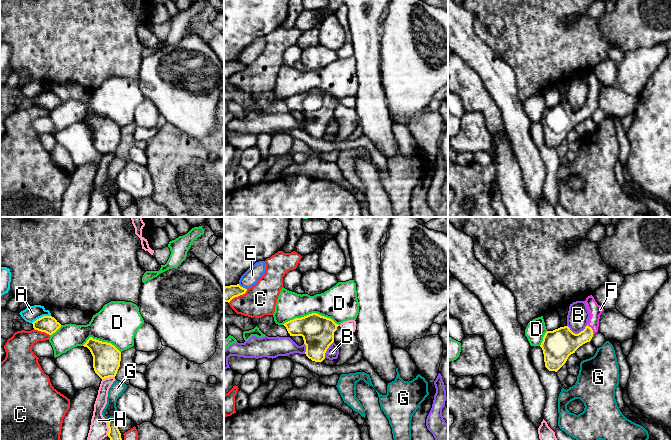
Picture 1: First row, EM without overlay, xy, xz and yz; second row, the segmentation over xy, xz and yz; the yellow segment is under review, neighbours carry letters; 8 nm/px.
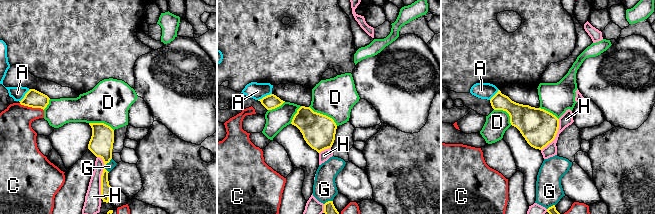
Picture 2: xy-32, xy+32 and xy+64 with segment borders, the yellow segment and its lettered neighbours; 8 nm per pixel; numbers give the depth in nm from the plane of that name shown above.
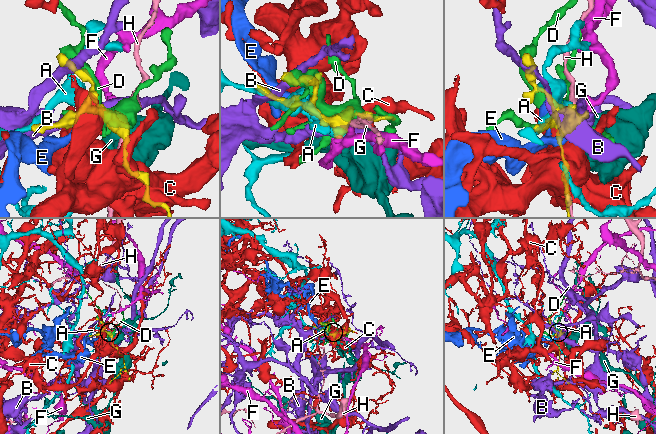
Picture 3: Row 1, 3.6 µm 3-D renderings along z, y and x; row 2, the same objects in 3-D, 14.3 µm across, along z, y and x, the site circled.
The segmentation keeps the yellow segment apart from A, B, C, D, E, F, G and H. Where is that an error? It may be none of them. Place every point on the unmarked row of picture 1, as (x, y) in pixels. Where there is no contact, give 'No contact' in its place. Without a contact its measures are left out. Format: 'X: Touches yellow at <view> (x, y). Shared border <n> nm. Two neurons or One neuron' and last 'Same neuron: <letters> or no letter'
A: Touches yellow at xy (41, 93). Shared border 170 nm. Two neurons
B: Touches yellow at yz (578, 109). Shared border 170 nm. Two neurons
C: Touches yellow at xy (42, 107). Shared border 140 nm. Two neurons
D: Touches yellow at xz (310, 90). Shared border 460 nm. Two neurons
E: Touches yellow at xz (242, 63). Shared border 80 nm. Two neurons
F: Touches yellow at yz (591, 105). Shared border 90 nm. One neuron
G: Touches yellow at xy (111, 194). Shared border 80 nm. Two neurons
H: Touches yellow at xy (108, 153). Shared border 110 nm. Two neurons
Same neuron: F

